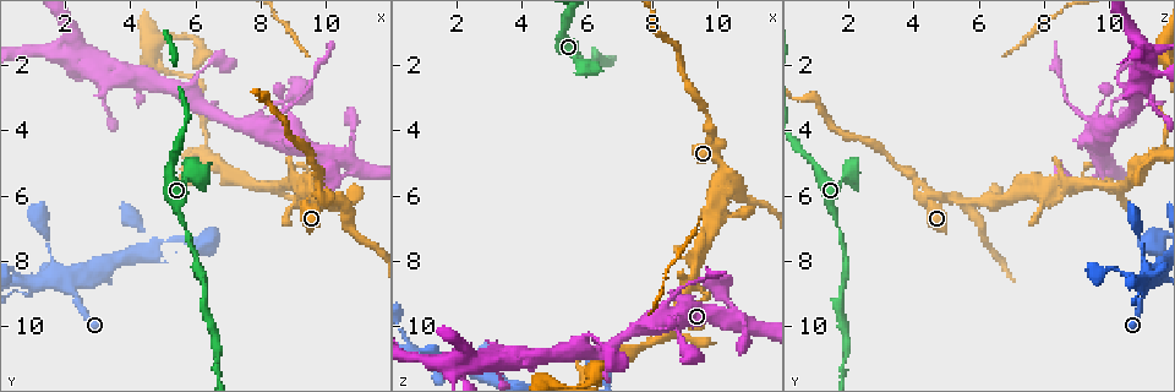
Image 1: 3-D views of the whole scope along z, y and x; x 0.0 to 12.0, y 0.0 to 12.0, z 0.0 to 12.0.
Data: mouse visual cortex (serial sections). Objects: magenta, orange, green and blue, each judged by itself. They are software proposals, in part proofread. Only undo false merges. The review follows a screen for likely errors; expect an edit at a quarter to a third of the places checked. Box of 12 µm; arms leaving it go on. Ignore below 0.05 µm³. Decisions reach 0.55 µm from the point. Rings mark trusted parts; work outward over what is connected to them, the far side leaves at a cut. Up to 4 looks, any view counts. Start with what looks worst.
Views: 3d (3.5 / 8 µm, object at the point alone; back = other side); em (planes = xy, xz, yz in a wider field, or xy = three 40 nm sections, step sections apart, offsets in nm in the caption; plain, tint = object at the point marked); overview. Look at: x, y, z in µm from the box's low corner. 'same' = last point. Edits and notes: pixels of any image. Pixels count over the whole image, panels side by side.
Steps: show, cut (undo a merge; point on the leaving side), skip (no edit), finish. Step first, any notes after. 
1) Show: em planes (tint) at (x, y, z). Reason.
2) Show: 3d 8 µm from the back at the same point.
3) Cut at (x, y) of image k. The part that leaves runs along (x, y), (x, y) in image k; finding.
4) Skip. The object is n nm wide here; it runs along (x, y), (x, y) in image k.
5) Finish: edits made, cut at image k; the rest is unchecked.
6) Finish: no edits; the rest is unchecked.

Show: 3d 3.5 µm at (9.8, 5.8, 4.4). Sharp bend.

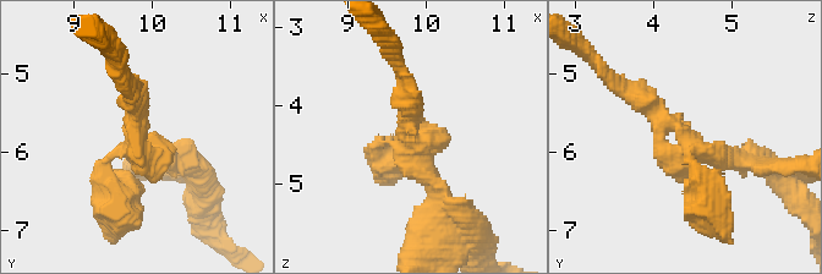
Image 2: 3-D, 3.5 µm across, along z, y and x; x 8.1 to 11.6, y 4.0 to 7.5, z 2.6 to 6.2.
Show: em xy step 1 (tint) at (9.80, 5.75, 4.35). Shape alone is not enough.

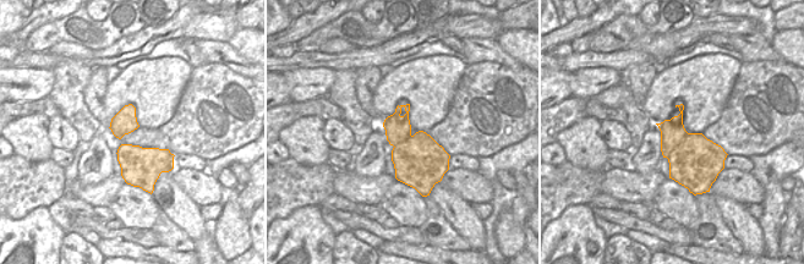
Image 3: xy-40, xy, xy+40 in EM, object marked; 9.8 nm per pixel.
Skip. It runs along (705, 187), (686, 135), (617, 82) in image 2; one cell here.

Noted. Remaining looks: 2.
Show: 3d 3.5 µm at (1.4, 8.7, 11.0). Sharp bend.

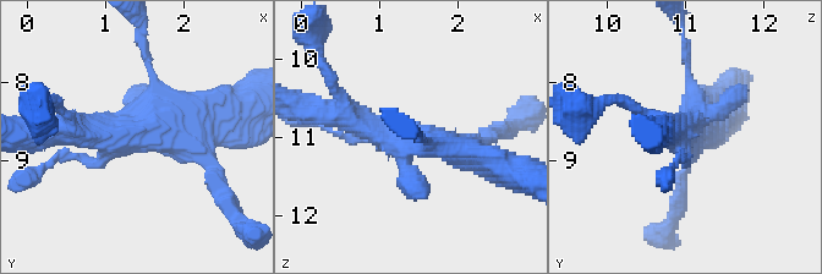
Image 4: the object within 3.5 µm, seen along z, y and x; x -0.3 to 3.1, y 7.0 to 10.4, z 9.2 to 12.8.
Show: em planes (tint) at (1.45, 8.60, 11.00).

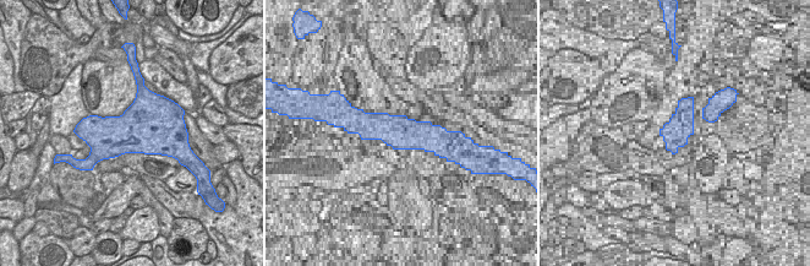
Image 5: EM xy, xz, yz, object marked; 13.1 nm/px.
Skip. Continuous, no second cell.

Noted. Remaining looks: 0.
Finish: no edits; the rest is unchecked.

